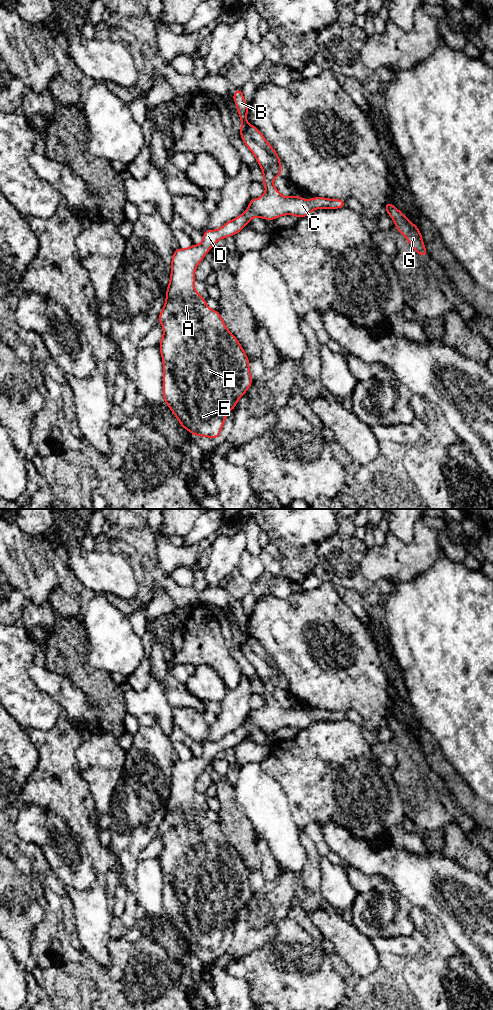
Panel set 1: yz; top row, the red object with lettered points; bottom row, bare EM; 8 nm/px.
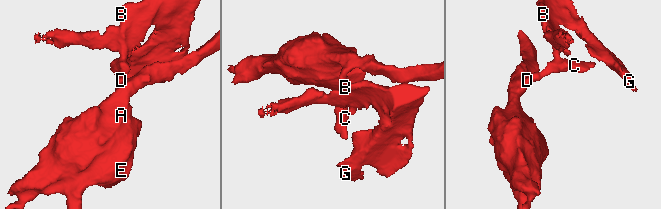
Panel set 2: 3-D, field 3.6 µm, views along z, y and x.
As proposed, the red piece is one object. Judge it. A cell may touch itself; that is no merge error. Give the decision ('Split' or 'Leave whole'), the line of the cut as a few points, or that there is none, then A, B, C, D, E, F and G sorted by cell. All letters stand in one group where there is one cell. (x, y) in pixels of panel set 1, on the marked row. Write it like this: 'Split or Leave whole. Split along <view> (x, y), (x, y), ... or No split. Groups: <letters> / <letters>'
Split. Split along yz (248, 125), (250, 136), (268, 152), (270, 170), (274, 176). Groups: A B C D E F / G

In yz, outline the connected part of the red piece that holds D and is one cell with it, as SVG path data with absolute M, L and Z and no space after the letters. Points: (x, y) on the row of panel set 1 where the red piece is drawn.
M236 88L232 98L241 119L240 137L262 168L261 182L265 185L266 191L262 197L252 198L245 212L226 222L220 229L204 231L200 245L192 243L187 249L178 247L174 250L165 305L158 316L158 322L163 325L163 337L158 345L163 361L163 401L179 420L182 428L187 429L194 436L212 439L219 438L228 412L236 409L239 398L247 392L254 381L250 373L249 359L235 335L226 328L220 311L210 309L206 300L196 292L194 288L196 267L217 241L235 236L255 216L264 220L275 220L283 215L304 218L314 209L340 209L346 206L346 201L342 199L317 196L306 200L296 194L291 197L282 196L273 183L275 176L271 171L269 152L249 134L248 105L242 88Z

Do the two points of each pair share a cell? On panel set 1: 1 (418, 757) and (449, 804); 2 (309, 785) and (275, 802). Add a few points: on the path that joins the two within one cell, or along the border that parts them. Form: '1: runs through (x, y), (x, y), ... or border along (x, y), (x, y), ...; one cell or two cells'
1: runs through (426, 769), (444, 792); one cell
2: border along (272, 778), (283, 790), (293, 819); two cells

